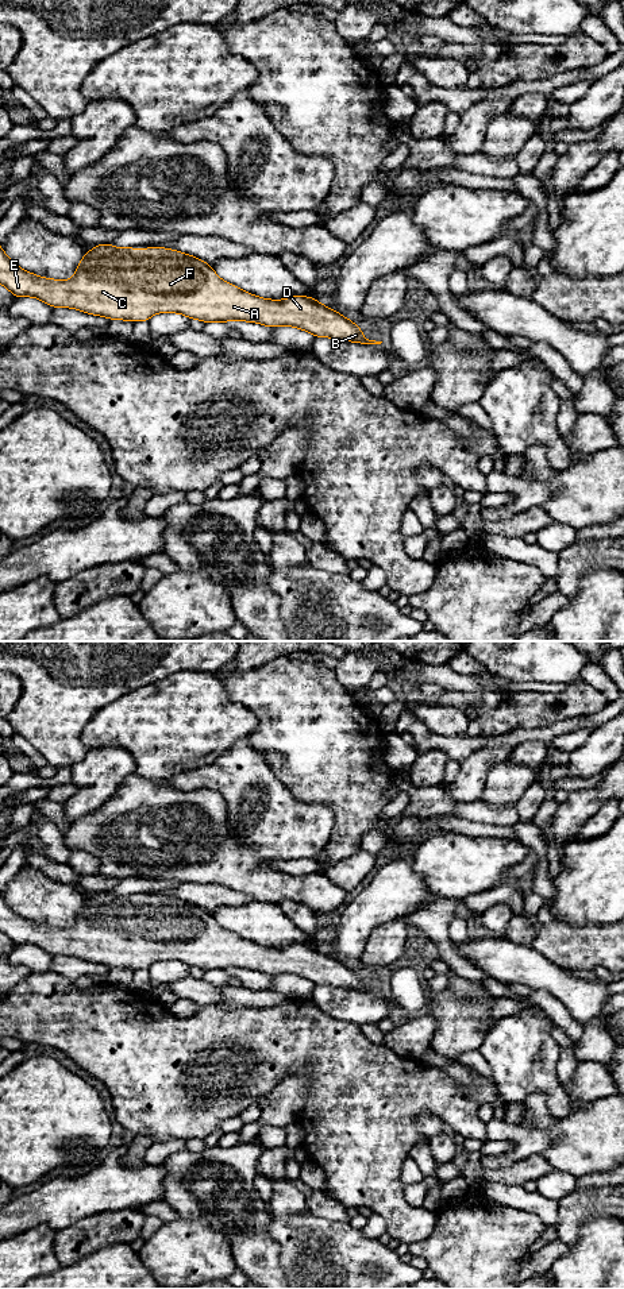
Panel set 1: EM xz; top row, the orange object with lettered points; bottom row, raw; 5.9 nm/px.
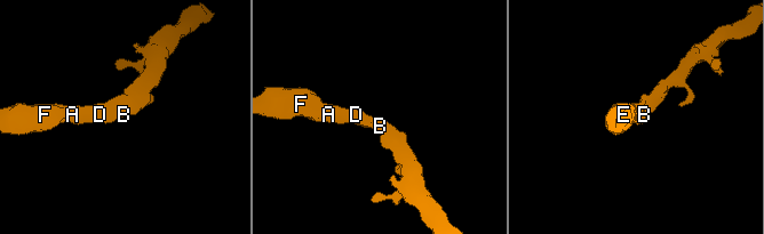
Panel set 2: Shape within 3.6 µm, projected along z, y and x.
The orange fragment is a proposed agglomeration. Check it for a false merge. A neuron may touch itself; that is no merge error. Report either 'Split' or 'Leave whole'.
Leave whole

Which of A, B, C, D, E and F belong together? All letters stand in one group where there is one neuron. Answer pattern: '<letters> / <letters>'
A B C D E F

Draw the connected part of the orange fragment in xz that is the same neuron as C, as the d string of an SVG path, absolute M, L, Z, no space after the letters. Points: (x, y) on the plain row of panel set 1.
M109 891L96 892L80 908L74 925L68 929L42 926L15 912L0 894L0 931L14 945L35 945L53 956L74 956L109 968L149 969L155 961L181 961L203 970L240 968L273 976L296 975L315 985L332 985L361 992L381 992L362 983L362 976L313 945L290 943L286 948L266 948L253 943L220 927L213 915L181 899L147 895L119 896Z

